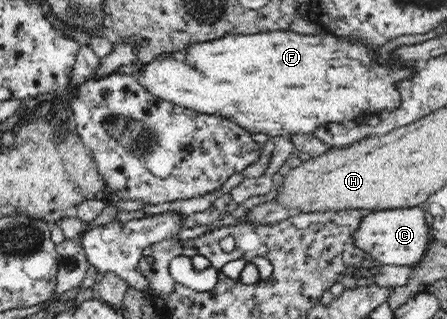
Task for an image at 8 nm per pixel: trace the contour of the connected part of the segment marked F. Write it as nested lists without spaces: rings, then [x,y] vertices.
[[[265,31],[257,34],[232,34],[209,42],[193,43],[186,51],[159,55],[146,63],[138,74],[141,86],[151,94],[183,108],[191,108],[201,114],[215,114],[231,119],[249,133],[261,133],[273,137],[293,134],[311,134],[328,123],[358,124],[363,118],[386,115],[402,105],[397,85],[418,73],[422,62],[415,66],[401,62],[392,56],[377,62],[377,48],[348,36],[300,34],[294,31]]]

